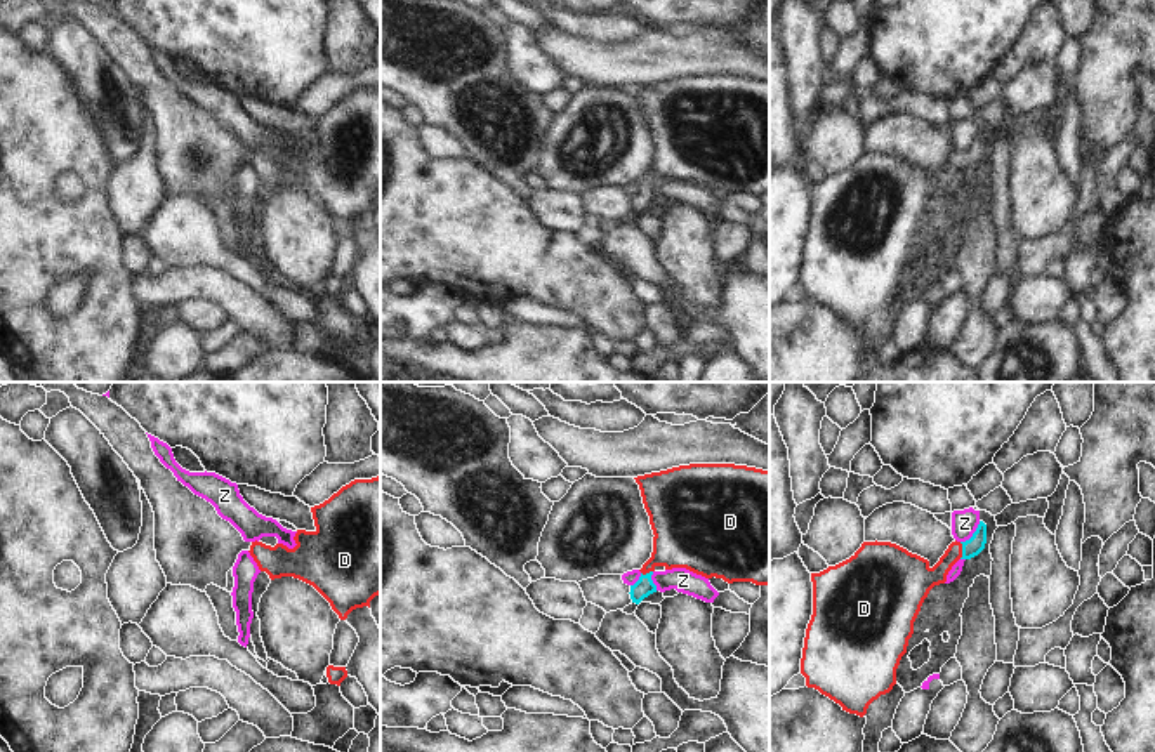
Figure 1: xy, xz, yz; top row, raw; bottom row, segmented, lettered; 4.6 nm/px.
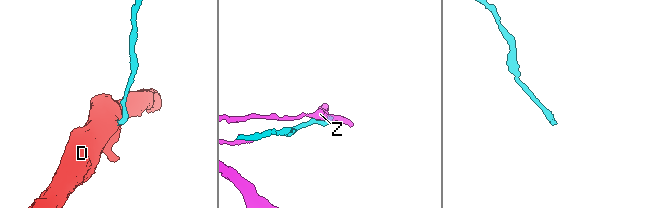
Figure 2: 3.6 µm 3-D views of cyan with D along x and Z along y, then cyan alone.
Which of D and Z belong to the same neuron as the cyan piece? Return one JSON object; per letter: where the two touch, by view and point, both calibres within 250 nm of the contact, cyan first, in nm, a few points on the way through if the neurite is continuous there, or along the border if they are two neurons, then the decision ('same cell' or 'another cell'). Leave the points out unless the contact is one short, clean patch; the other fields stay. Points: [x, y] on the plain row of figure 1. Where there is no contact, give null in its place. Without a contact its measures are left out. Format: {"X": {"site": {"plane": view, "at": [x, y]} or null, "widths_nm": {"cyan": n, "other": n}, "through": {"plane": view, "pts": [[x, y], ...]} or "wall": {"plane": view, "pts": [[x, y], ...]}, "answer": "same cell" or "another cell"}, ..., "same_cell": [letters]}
{"D": {"site": {"plane": "yz", "at": [963, 162]}, "widths_nm": {"cyan": 90, "other": 160}, "through": {"plane": "yz", "pts": [[971, 158], [963, 162], [931, 188], [916, 188]]}, "answer": "same cell"}, "Z": {"site": {"plane": "yz", "at": [973, 145]}, "widths_nm": {"cyan": 90, "other": 120}, "answer": "another cell"}, "same_cell": ["D"]}

